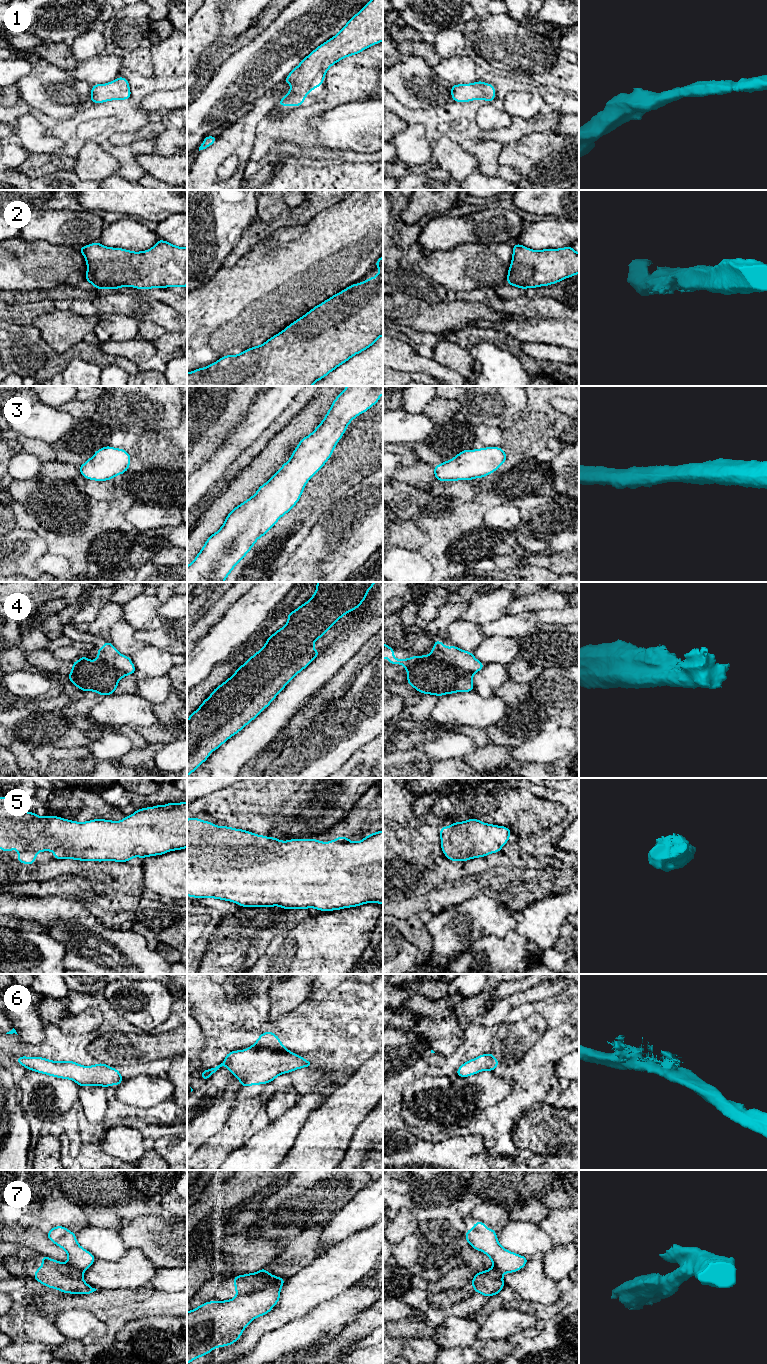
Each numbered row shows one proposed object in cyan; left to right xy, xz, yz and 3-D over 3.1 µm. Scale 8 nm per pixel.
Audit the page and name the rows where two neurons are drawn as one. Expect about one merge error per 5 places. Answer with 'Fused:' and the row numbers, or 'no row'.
Fused: 7

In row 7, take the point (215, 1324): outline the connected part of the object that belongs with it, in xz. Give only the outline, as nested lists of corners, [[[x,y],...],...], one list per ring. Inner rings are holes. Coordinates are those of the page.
[[[285,1278],[261,1291],[236,1296],[225,1301],[207,1301],[194,1310],[187,1312],[187,1364],[209,1354],[217,1347],[229,1346],[236,1342],[243,1330],[257,1317],[269,1313],[280,1299],[280,1291]]]

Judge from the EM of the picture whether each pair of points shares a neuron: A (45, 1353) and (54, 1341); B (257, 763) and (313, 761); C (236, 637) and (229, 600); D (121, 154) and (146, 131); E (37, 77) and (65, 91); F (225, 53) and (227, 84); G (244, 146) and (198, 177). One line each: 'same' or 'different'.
A: different
B: different
C: different
D: different
E: same
F: different
G: same

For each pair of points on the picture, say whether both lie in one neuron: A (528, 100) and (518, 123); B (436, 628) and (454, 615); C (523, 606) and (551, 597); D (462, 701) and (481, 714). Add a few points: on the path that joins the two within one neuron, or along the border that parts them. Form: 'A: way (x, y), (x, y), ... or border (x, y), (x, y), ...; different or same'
A: border (538, 112), (529, 119), (512, 117); different
B: way (440, 624), (450, 615); same
C: way (530, 602), (544, 599); same
D: way (467, 706), (476, 711); same

